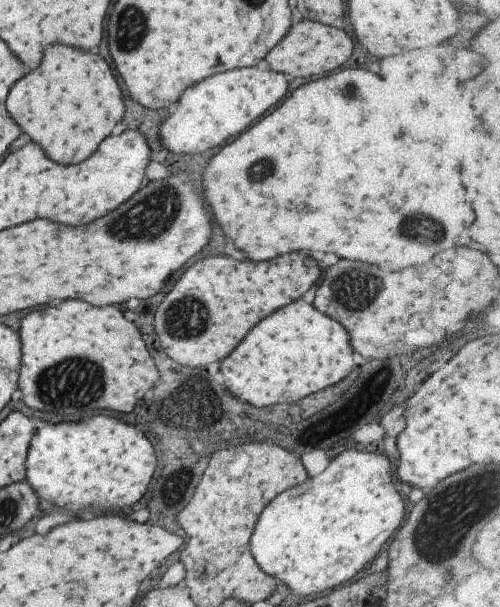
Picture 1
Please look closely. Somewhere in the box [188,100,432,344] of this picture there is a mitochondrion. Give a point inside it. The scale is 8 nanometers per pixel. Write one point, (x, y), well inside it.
(351, 289)

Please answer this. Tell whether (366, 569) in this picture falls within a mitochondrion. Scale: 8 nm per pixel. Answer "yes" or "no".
no

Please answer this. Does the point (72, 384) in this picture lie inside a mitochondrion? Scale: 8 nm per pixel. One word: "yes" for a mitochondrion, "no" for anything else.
yes

